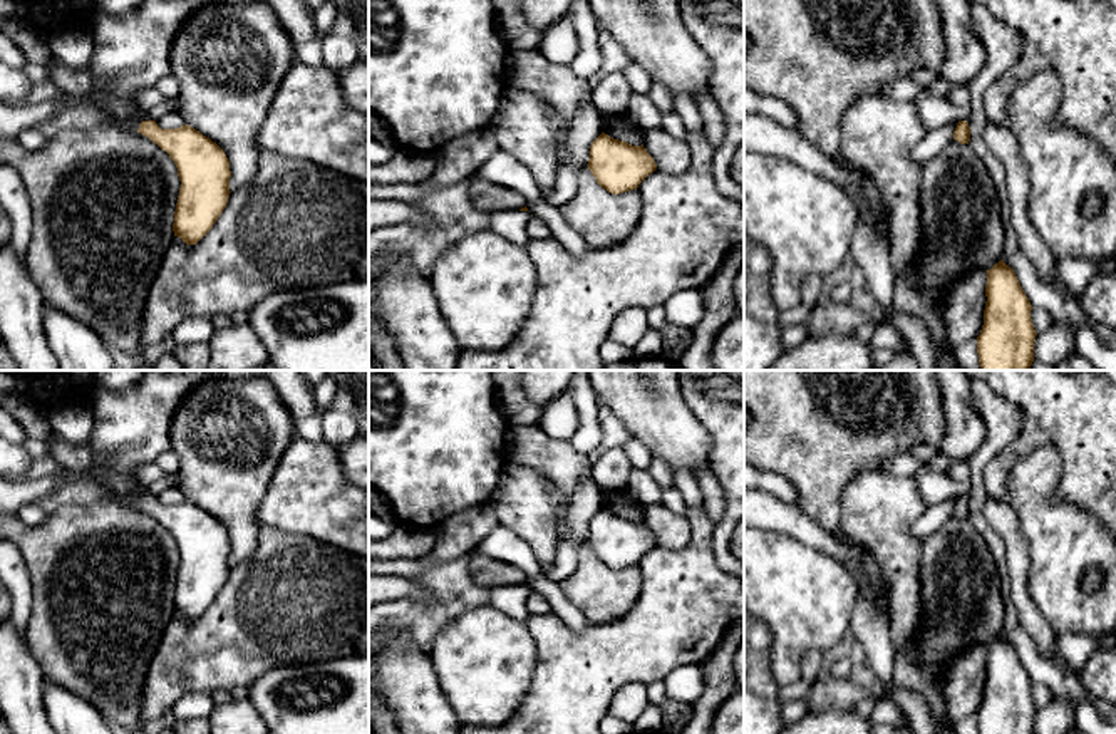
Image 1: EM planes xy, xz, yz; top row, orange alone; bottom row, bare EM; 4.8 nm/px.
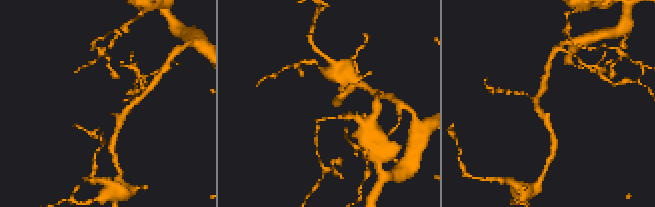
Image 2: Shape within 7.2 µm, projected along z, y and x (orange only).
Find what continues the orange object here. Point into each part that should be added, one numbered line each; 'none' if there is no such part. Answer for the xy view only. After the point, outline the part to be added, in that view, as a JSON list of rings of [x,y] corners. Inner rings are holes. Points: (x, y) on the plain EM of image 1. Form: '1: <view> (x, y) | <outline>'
1: xy (104, 476) | [[[92,468],[90,473],[97,483],[109,484],[116,493],[126,496],[132,506],[137,506],[142,496],[156,496],[151,493],[151,486],[146,486],[142,483],[132,484],[111,469]]]

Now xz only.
1: xz (511, 600) | [[[498,587],[489,590],[488,603],[503,610],[514,620],[524,622],[530,617],[526,600],[531,595],[531,587]]]

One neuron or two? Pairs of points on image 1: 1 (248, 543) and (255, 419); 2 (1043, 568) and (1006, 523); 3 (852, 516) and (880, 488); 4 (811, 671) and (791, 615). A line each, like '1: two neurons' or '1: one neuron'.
1: one neuron
2: two neurons
3: one neuron
4: two neurons

